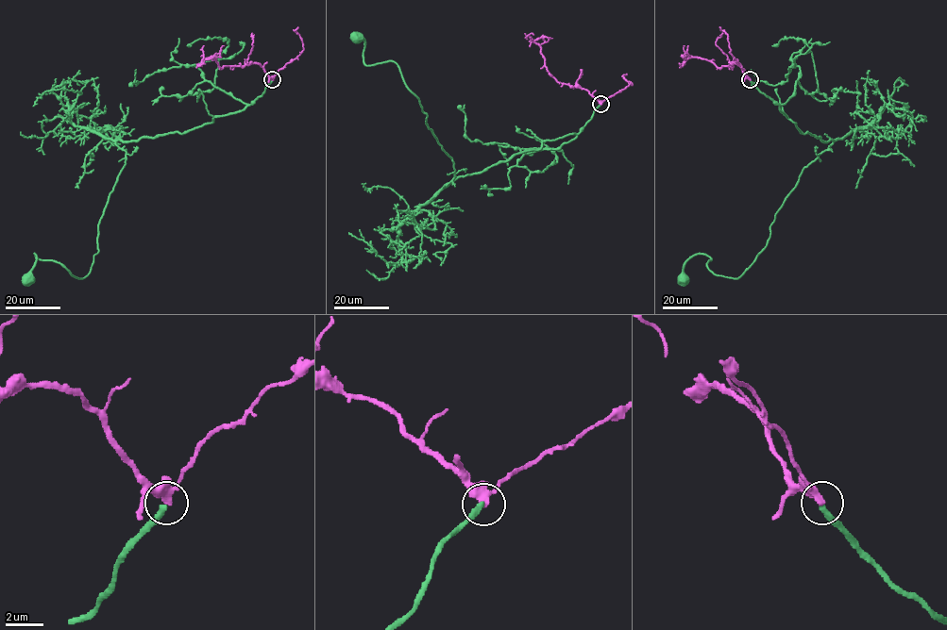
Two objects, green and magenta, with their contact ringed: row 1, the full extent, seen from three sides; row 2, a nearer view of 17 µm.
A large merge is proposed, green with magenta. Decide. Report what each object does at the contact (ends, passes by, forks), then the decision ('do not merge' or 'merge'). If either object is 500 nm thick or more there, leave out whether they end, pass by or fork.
green ends; magenta passes by; do not merge

